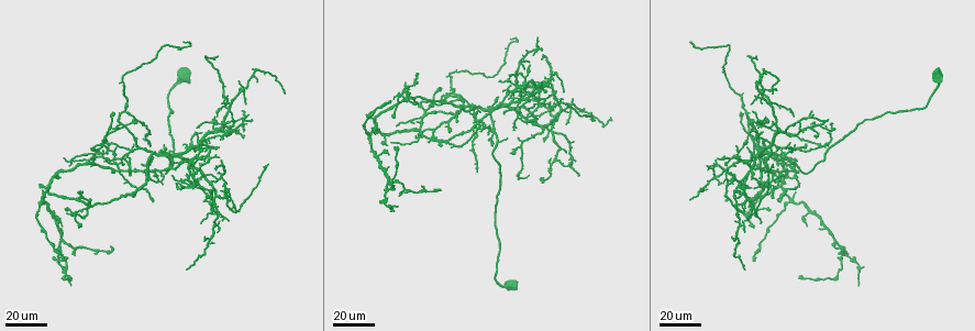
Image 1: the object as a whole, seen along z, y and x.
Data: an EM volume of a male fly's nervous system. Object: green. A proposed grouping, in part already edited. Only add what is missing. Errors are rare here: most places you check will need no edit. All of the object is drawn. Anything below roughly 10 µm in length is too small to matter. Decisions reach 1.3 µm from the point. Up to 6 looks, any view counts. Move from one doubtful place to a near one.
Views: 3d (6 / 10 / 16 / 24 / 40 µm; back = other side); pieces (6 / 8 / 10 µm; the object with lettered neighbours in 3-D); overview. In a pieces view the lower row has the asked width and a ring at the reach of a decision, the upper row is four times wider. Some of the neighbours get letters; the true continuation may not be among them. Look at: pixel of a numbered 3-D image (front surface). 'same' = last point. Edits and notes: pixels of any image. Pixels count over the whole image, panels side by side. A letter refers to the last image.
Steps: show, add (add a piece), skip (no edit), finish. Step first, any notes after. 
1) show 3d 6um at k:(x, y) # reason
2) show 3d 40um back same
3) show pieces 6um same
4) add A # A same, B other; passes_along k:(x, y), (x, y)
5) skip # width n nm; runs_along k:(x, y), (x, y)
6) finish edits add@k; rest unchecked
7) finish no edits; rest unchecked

show 3d 40um at 1:(481, 131) # branch stops here

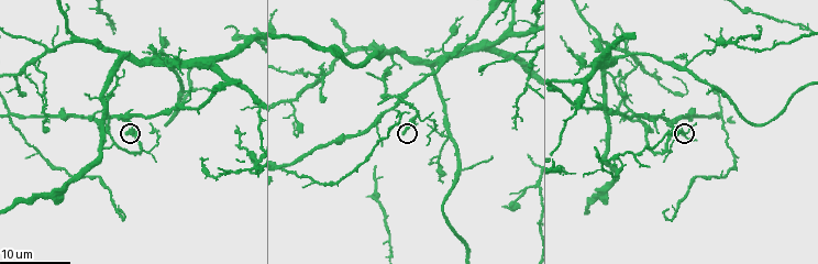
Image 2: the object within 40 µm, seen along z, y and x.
show pieces 8um at 2:(127, 135) # what lies round it

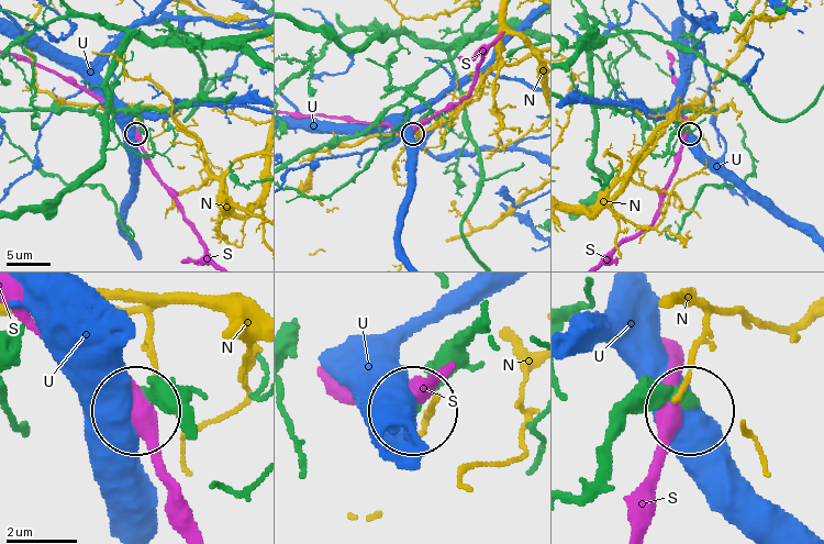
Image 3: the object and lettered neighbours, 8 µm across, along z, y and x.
skip # width 310 nm; N other, S other, U other; none of them fits

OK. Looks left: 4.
show 3d 16um at 2:(493, 158)

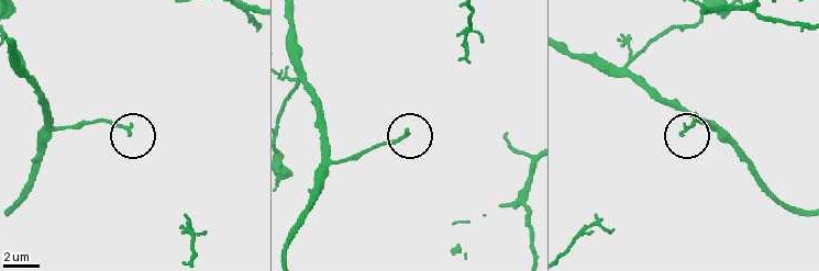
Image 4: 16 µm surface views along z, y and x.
show pieces 6um at 4:(405, 132) # see the neighbours

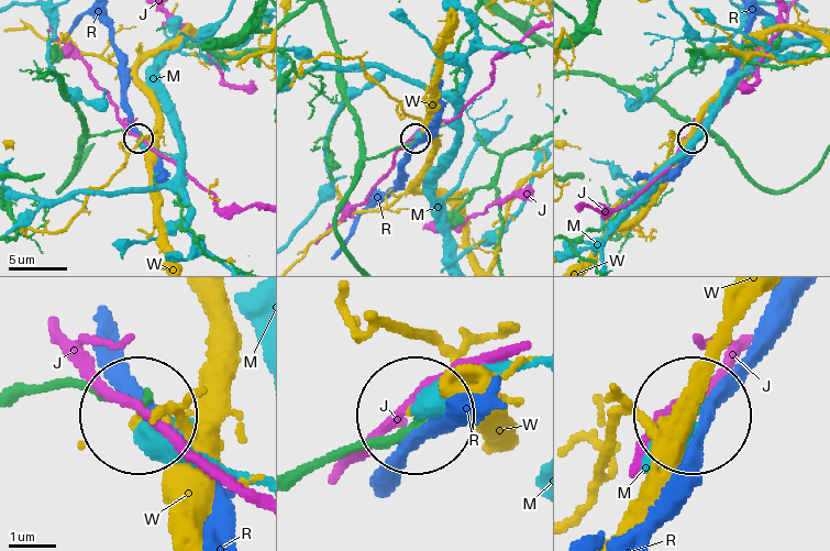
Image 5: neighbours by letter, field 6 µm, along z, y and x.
skip # J other, M other, R other, W other; runs_along 5:(352, 256), (336, 212), (353, 176), (366, 160), (416, 139); no lettered piece goes on from it

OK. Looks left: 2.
show 3d 24um at 1:(205, 160) # branch stops here

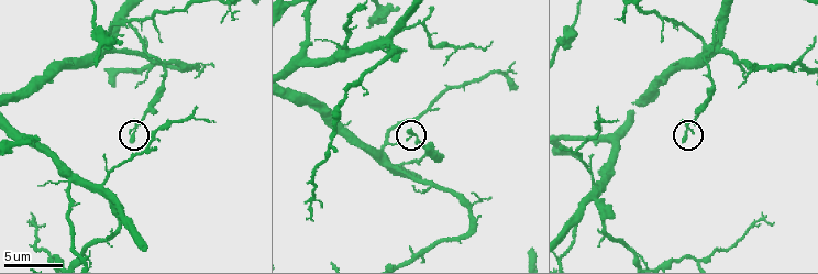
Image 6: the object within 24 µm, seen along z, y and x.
show pieces 8um at 6:(685, 142)

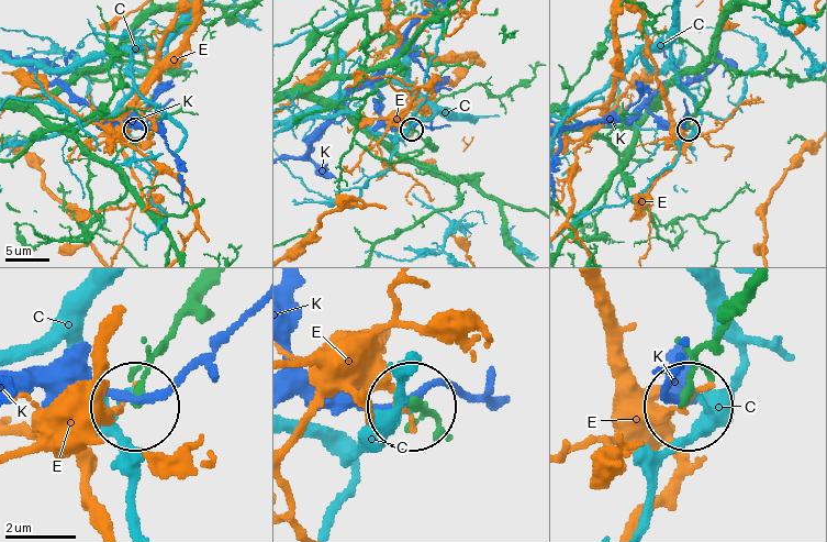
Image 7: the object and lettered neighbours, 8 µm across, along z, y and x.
skip # C other, E other, K other; runs_along 7:(212, 286), (159, 347), (135, 398); none of them fits

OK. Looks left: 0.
finish no edits; rest unchecked

